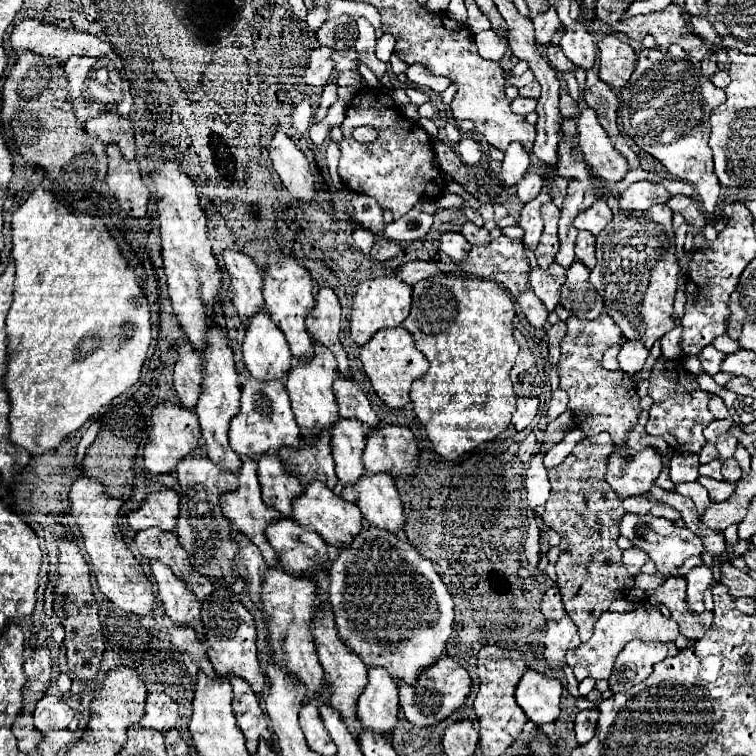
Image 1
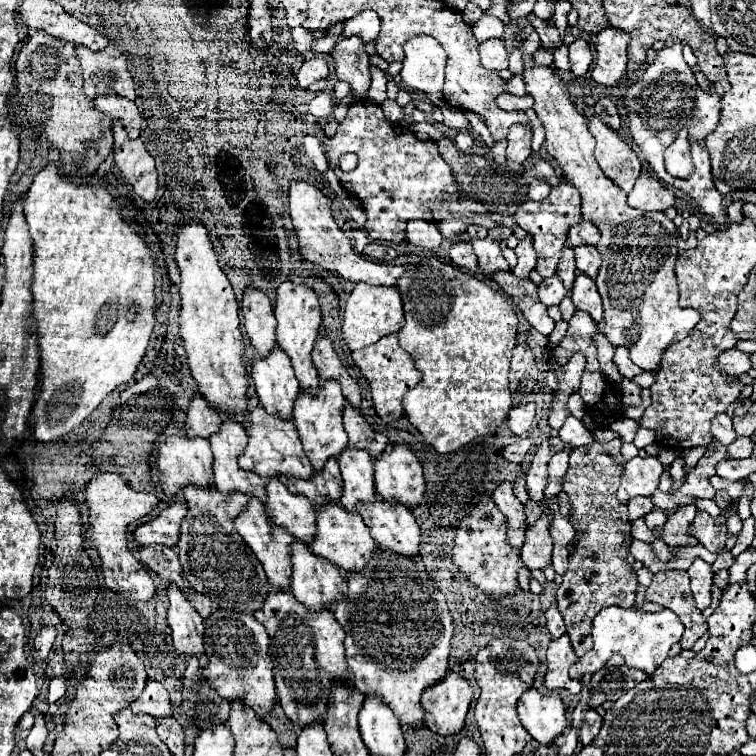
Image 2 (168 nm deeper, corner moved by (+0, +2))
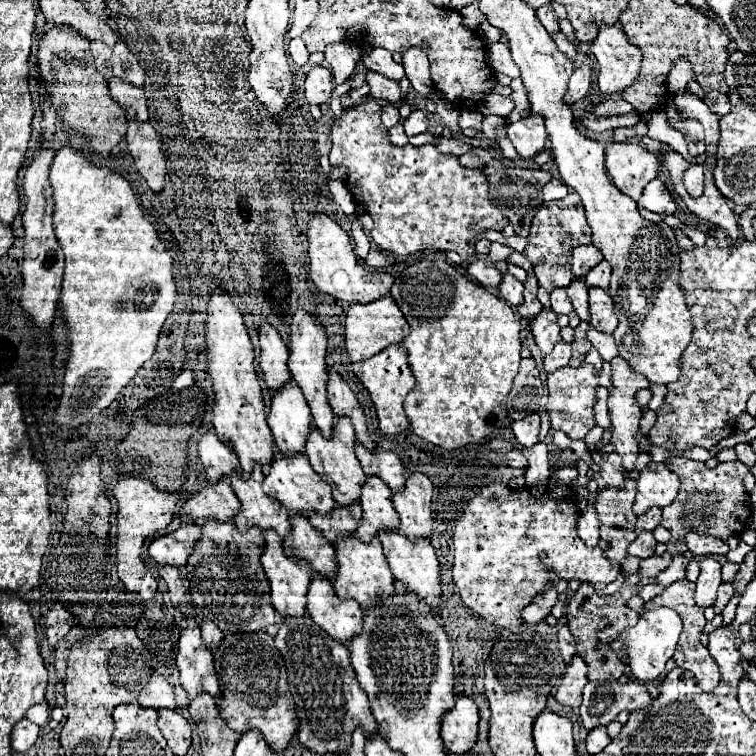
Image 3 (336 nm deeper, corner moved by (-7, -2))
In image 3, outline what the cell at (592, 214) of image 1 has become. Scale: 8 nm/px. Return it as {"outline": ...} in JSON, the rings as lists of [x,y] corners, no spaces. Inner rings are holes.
{"outline":[[[593,244],[587,246],[577,246],[571,252],[571,270],[573,270],[573,278],[583,278],[593,266],[597,266],[603,260],[603,256],[599,254],[599,248]]]}

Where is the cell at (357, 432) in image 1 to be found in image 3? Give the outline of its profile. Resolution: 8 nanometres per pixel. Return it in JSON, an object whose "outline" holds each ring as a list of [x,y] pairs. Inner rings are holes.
{"outline":[[[367,476],[365,484],[361,486],[361,508],[363,518],[359,522],[359,528],[355,530],[357,538],[363,542],[369,542],[381,528],[393,528],[399,526],[399,514],[393,508],[391,502],[391,488],[375,476]]]}

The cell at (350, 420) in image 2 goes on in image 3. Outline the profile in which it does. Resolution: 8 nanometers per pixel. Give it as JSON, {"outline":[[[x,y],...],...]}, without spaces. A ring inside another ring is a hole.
{"outline":[[[355,444],[355,454],[363,466],[365,474],[379,476],[391,490],[401,490],[405,484],[405,470],[395,452],[367,450],[363,444]]]}

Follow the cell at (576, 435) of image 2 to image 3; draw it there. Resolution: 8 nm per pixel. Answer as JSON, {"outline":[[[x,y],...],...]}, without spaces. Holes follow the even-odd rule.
{"outline":[[[615,454],[615,456],[603,456],[603,460],[599,462],[599,472],[603,476],[603,480],[613,486],[613,488],[619,488],[623,486],[623,476],[621,476],[621,470],[623,470],[623,464],[621,464],[621,458]]]}

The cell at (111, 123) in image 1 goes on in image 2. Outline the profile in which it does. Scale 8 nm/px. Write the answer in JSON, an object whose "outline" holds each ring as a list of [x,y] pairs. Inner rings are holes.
{"outline":[[[102,94],[102,96],[94,98],[94,104],[102,114],[108,114],[108,118],[120,120],[124,124],[124,128],[128,130],[130,138],[136,138],[140,134],[142,116],[132,100],[122,98],[118,94]]]}

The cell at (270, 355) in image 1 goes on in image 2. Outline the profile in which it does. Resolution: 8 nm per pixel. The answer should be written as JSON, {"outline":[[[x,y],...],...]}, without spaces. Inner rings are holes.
{"outline":[[[278,346],[268,358],[256,358],[252,362],[252,380],[262,408],[272,416],[290,420],[294,400],[300,396],[300,384],[290,358]]]}

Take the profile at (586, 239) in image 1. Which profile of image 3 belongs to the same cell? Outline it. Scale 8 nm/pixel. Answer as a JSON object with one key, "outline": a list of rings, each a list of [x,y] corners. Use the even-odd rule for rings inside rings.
{"outline":[[[601,260],[599,266],[589,270],[585,282],[587,282],[587,286],[597,286],[597,288],[607,290],[609,288],[609,276],[611,276],[611,264],[607,260]]]}

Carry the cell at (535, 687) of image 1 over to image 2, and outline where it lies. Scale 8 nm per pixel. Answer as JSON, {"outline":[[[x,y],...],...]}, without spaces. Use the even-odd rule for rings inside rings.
{"outline":[[[534,688],[524,692],[518,702],[518,716],[526,732],[542,746],[550,746],[568,726],[566,708],[556,692],[540,694]]]}

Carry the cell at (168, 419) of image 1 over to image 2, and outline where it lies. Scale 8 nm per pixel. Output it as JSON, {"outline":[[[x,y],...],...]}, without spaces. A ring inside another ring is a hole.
{"outline":[[[170,436],[164,444],[160,444],[158,454],[156,454],[156,472],[162,484],[162,490],[166,496],[176,496],[182,492],[186,486],[198,486],[198,488],[210,488],[214,486],[214,476],[212,476],[212,450],[208,440],[204,438],[180,438],[180,436]]]}

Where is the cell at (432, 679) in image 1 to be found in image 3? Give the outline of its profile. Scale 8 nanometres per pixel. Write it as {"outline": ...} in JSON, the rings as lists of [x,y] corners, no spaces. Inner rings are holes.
{"outline":[[[459,694],[455,698],[455,706],[441,718],[441,738],[445,742],[445,748],[455,754],[471,750],[477,740],[477,724],[477,704],[473,698]]]}

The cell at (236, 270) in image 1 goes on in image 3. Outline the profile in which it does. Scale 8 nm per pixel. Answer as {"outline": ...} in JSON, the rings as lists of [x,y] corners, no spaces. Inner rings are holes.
{"outline":[[[265,320],[259,326],[259,342],[261,342],[259,360],[261,360],[263,380],[267,382],[269,390],[277,390],[291,378],[291,372],[287,368],[287,358],[289,358],[287,346],[281,334]]]}

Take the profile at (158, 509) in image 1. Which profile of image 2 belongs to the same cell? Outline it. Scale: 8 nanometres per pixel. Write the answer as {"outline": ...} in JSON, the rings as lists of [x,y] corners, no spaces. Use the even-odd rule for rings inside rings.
{"outline":[[[178,500],[172,506],[168,506],[158,518],[142,524],[136,528],[134,538],[142,544],[142,546],[150,546],[150,544],[162,544],[162,546],[176,546],[178,536],[180,536],[180,522],[186,516],[188,508],[186,502]]]}

